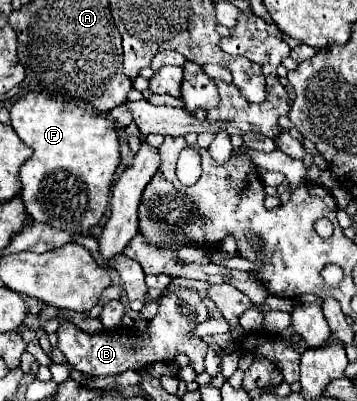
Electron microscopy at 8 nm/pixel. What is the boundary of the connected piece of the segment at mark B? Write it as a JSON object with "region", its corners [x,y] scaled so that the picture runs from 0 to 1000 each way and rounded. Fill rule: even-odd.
{"region":[[[493,721],[476,731],[459,731],[443,756],[443,781],[426,800],[415,800],[415,835],[389,835],[356,820],[325,825],[280,825],[280,830],[241,830],[207,805],[168,805],[157,835],[162,835],[162,870],[179,880],[185,900],[202,920],[263,935],[263,940],[297,940],[297,935],[331,935],[342,925],[375,920],[375,915],[409,915],[437,900],[482,900],[487,885],[515,880],[532,890],[532,910],[549,930],[571,925],[571,885],[577,885],[577,855],[566,855],[560,840],[532,840],[532,825],[583,796],[583,771],[566,751],[566,741],[543,721]]]}

